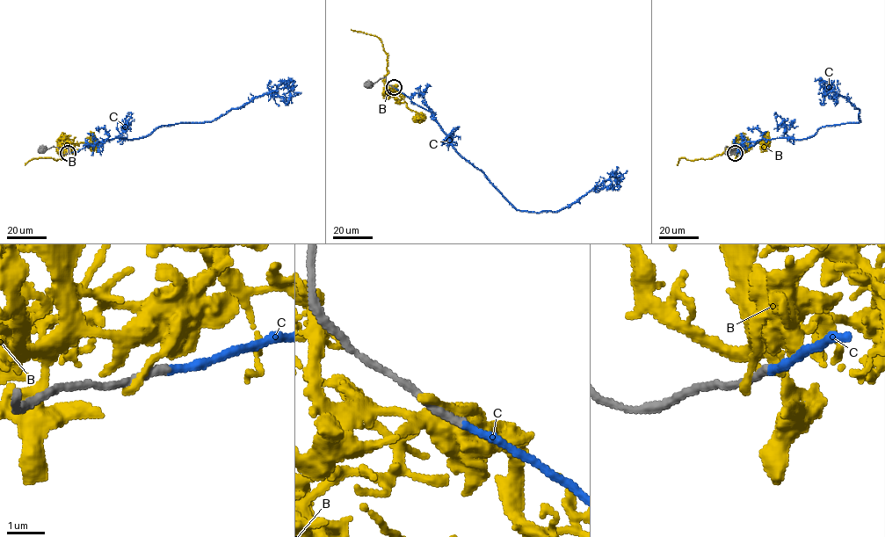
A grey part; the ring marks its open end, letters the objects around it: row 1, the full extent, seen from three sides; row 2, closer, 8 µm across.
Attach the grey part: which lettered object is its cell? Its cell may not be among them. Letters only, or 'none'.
C

